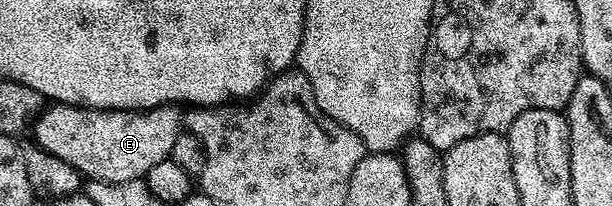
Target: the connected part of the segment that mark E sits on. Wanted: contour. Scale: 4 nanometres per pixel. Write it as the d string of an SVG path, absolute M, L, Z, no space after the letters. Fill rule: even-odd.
M48 104L36 115L31 130L39 149L58 156L58 160L66 160L85 179L134 182L143 179L154 164L171 158L174 140L182 133L182 114L176 106L159 106L153 110L92 110L89 106Z

